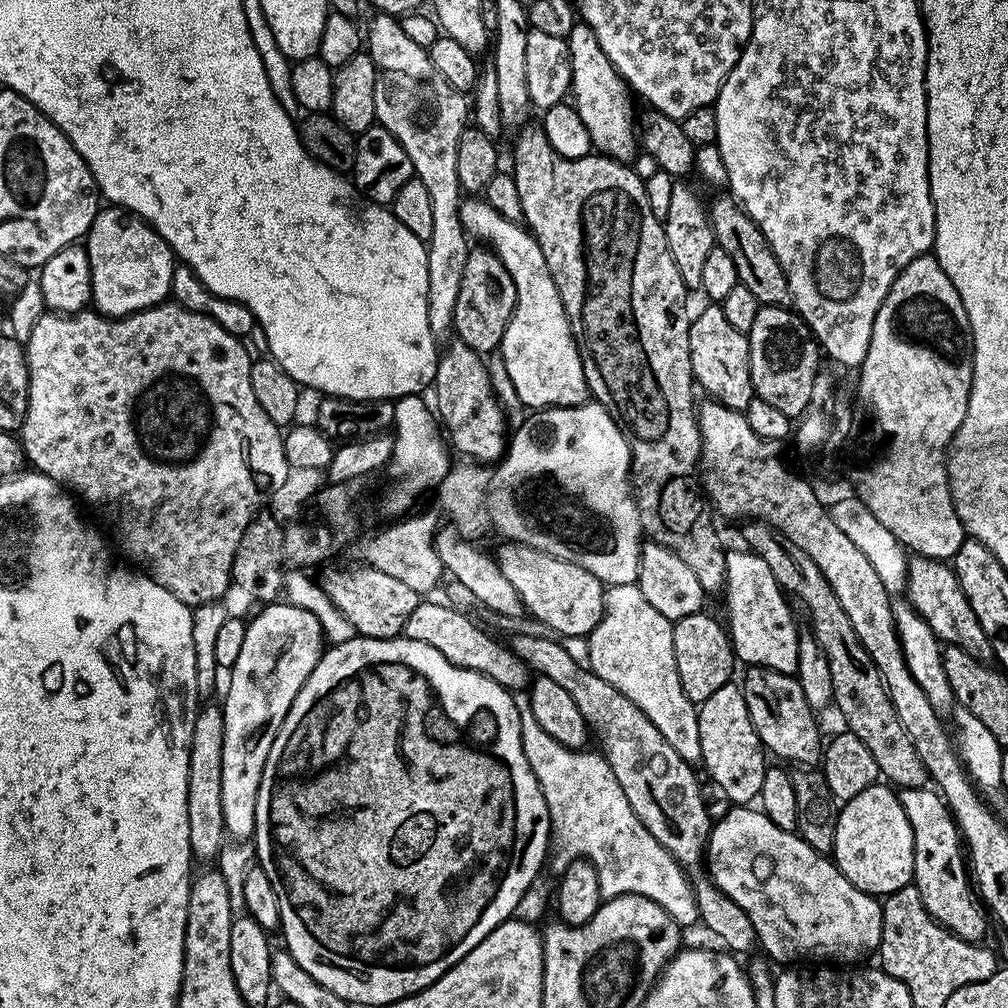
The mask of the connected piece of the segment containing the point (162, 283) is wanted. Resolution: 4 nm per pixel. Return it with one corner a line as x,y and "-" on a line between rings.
101,207
86,237
86,247
90,258
90,278
92,279
92,304
102,316
129,316
163,304
172,290
172,275
177,266
172,247
140,216
126,208

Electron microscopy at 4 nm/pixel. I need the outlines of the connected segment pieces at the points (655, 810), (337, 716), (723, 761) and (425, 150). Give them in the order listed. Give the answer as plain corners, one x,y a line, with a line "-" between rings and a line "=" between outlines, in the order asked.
516,636
510,641
510,647
533,673
558,682
582,710
582,718
589,729
600,730
604,735
602,755
610,770
614,770
614,778
618,778
618,786
622,786
630,810
634,810
638,822
642,822
642,826
662,842
692,883
694,898
698,902
699,923
705,924
725,944
723,947
729,953
739,954
756,948
755,928
745,910
718,888
704,865
708,833
712,831
714,820
708,817
708,808
696,781
697,769
682,759
662,734
658,734
658,726
654,726
654,722
650,722
650,718
646,718
646,714
626,698
626,694
614,690
606,678
598,678
591,668
574,662
574,658
562,650
560,640
548,636
=
355,638
341,644
333,644
321,655
310,678
306,678
302,690
298,690
282,726
274,738
274,746
270,746
270,758
266,758
266,766
262,770
262,782
258,790
254,845
255,859
260,863
266,875
270,877
270,883
274,886
274,894
278,894
279,931
284,932
283,947
294,958
294,962
298,962
298,966
302,966
302,970
306,970
306,974
310,974
310,978
314,978
314,982
326,986
326,990
334,990
334,994
338,994
338,998
347,1000
348,1003
364,1002
373,1006
379,1006
379,1004
391,1006
396,1000
405,1000
407,996
413,996
416,992
429,988
439,976
446,974
446,970
450,970
462,957
470,954
470,950
474,950
474,946
478,946
478,942
482,942
482,938
486,938
486,934
493,932
502,921
509,919
515,913
518,902
526,890
532,884
537,883
539,876
536,875
539,874
540,867
543,864
545,867
546,857
550,852
551,831
552,823
548,817
546,798
542,794
542,790
538,786
538,778
534,778
534,774
530,770
530,762
526,762
526,754
522,750
520,712
513,693
506,691
502,686
498,686
498,682
494,682
482,674
446,662
446,658
442,658
442,654
438,654
438,650
434,650
434,646
426,646
426,642
414,642
403,638
391,640
=
729,682
722,690
714,690
706,702
698,705
698,734
702,737
702,768
736,806
748,806
759,797
766,767
766,749
760,743
746,710
746,698
739,683
=
383,14
373,17
368,28
366,24
366,51
376,67
374,110
380,125
402,142
402,150
410,154
415,179
421,180
430,194
434,231
426,242
428,317
433,336
443,338
453,331
454,306
458,302
462,270
466,270
470,251
470,240
460,221
462,189
457,169
458,142
470,116
470,104
465,93
450,86
450,82
434,70
428,49
407,37
397,17

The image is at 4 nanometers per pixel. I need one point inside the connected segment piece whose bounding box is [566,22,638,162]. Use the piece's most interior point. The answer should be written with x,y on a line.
600,96

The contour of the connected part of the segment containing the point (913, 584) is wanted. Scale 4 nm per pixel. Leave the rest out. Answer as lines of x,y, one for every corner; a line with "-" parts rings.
923,554
913,555
906,569
906,600
926,622
926,626
930,626
937,640
966,650
966,654
975,660
988,662
993,659
990,638
986,638
986,630
982,630
982,622
978,622
978,614
974,614
970,607
951,563
933,560
931,556

